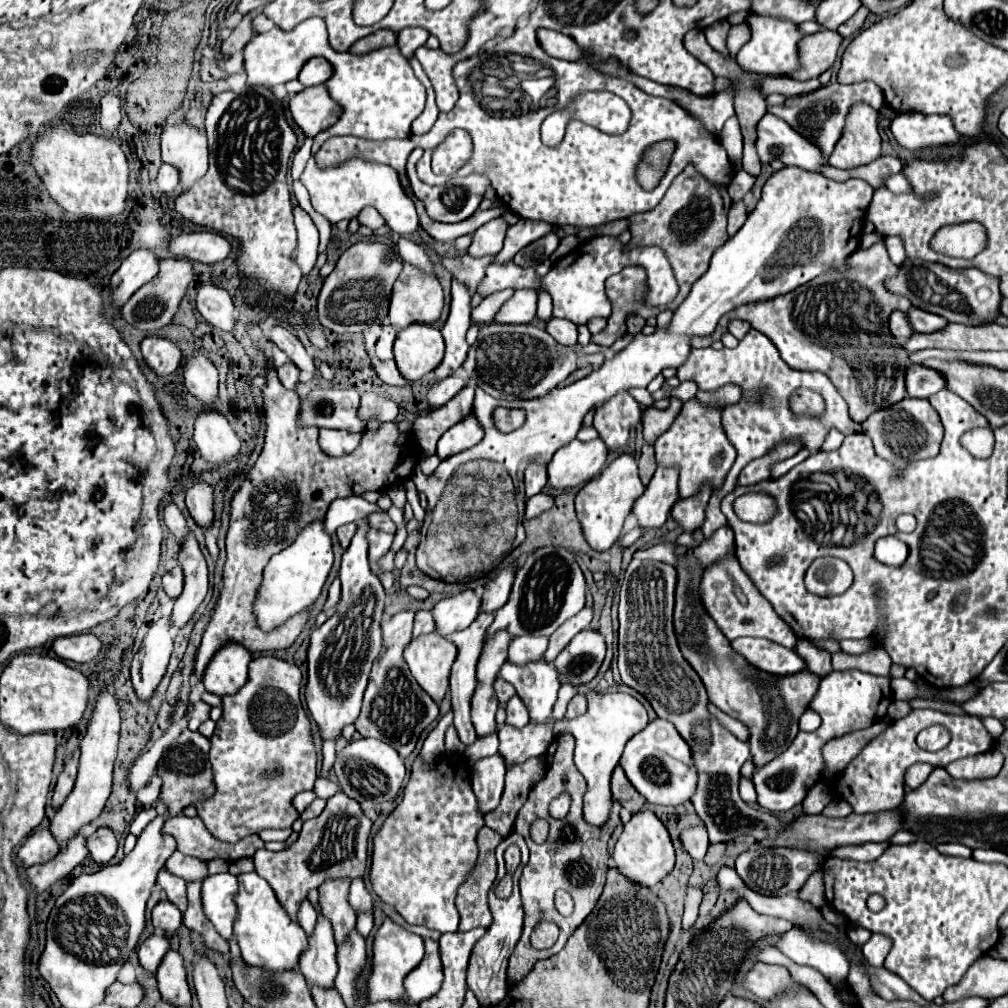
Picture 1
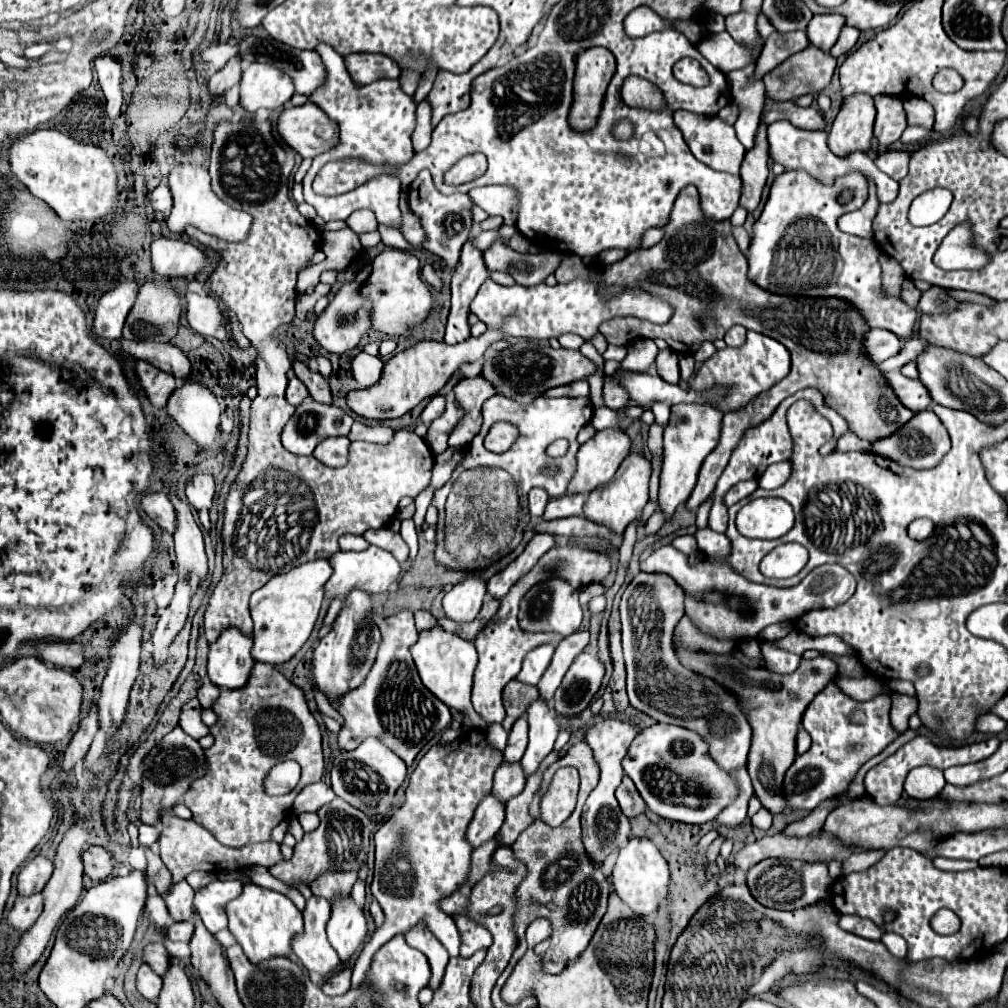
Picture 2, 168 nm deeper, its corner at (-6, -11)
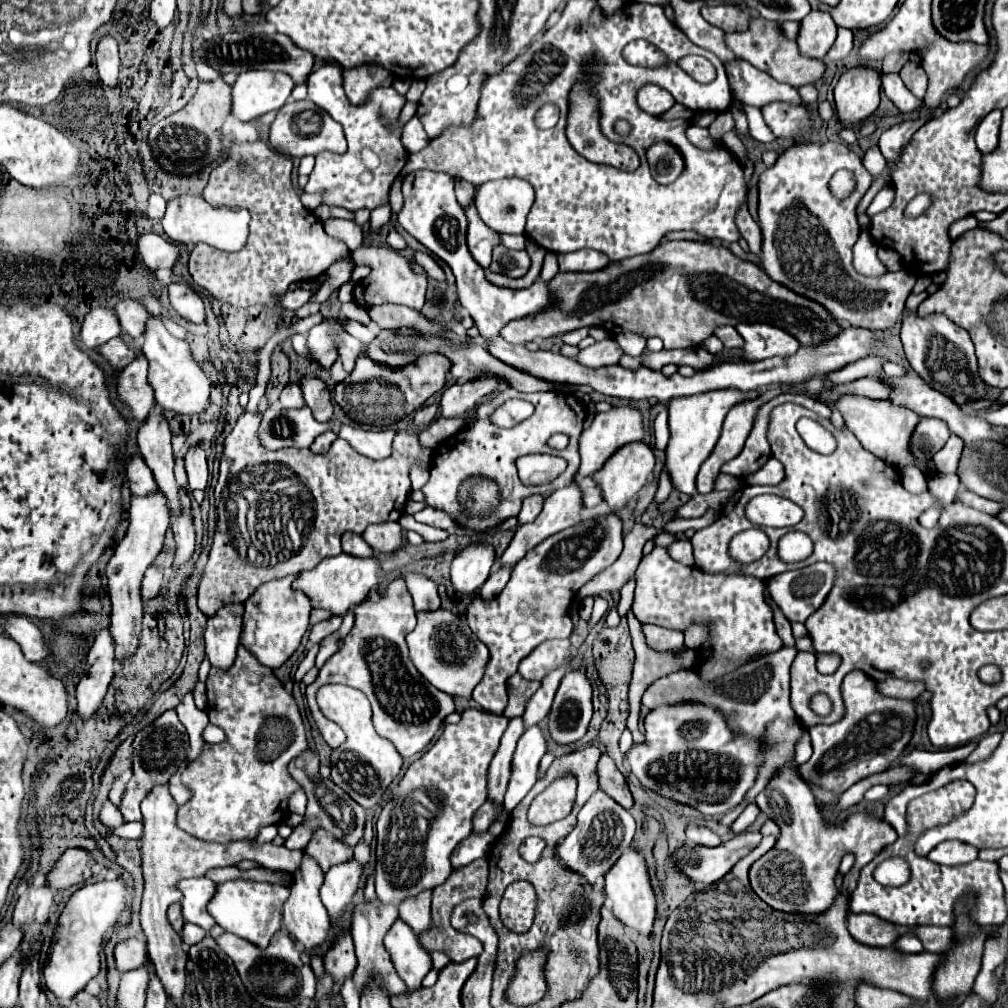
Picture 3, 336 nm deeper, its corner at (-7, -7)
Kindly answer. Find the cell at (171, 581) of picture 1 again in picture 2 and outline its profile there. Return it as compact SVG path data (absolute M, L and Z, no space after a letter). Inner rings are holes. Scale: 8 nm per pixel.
M167 575L161 581L157 581L153 585L153 593L155 593L155 603L159 607L167 607L175 595L175 585L177 585L177 577L175 575Z

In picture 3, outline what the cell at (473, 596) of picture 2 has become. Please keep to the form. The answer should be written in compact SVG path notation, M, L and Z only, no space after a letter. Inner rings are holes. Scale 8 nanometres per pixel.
M470 543L458 551L450 565L450 577L456 593L472 595L482 587L492 569L492 559L496 557L490 543Z

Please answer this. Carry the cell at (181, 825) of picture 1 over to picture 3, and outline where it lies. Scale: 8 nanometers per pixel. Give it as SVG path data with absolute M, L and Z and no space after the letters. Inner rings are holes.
M158 785L146 795L142 801L142 845L140 845L140 857L142 857L142 873L144 873L144 895L142 895L142 929L148 941L148 957L156 969L158 979L162 981L166 995L180 1007L182 995L186 987L186 973L184 973L184 961L188 961L188 953L182 949L182 939L176 935L172 925L166 919L166 909L172 903L178 903L182 899L182 893L176 889L176 883L186 877L202 877L212 867L226 867L236 865L242 859L252 859L260 863L266 869L282 869L282 871L296 871L302 859L302 851L290 851L286 847L276 847L272 843L256 845L254 841L238 841L238 843L204 843L200 839L194 839L186 831L182 831L176 825L176 811L178 805L172 799L166 785Z

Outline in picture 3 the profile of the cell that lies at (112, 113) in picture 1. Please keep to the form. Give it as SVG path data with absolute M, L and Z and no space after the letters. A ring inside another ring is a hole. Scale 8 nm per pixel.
M110 35L100 37L94 57L96 57L98 75L100 75L102 83L108 85L108 87L116 87L116 83L118 83L118 67L120 67L116 39L110 37Z

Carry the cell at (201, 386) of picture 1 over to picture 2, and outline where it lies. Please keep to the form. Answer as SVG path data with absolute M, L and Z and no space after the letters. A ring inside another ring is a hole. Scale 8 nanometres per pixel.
M121 339L123 351L135 359L149 359L155 367L161 371L171 371L177 379L187 381L199 381L201 383L201 373L193 367L193 363L187 359L187 355L171 345L171 343L149 343L149 341L125 341Z

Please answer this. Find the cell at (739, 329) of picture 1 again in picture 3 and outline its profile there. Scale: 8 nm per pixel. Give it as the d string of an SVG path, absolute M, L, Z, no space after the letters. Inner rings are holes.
M718 327L718 331L714 331L714 335L724 343L726 349L742 349L744 339L740 337L740 333L734 327Z

